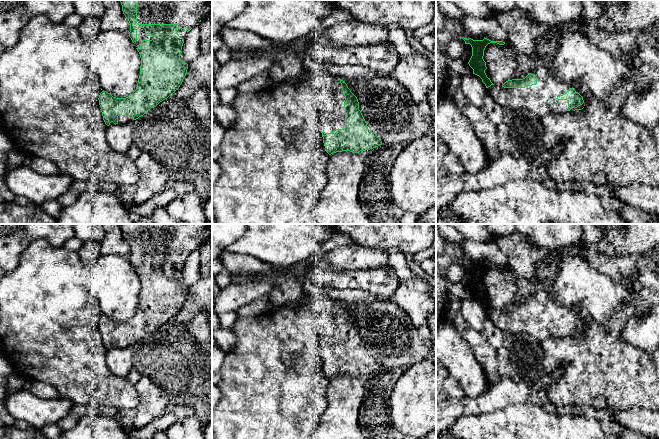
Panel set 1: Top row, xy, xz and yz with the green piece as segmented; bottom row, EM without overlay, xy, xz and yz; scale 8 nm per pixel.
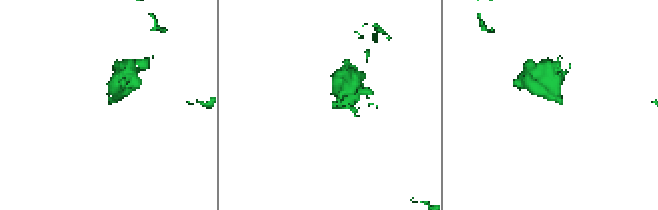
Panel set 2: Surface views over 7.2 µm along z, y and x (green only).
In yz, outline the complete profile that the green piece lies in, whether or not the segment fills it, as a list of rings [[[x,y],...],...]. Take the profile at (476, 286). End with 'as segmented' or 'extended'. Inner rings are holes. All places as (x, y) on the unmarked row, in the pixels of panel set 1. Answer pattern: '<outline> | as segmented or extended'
[[[462,261],[465,268],[472,271],[472,280],[468,286],[473,298],[479,300],[487,316],[500,329],[508,333],[526,332],[535,339],[544,341],[548,338],[568,336],[584,327],[583,321],[573,312],[558,310],[550,303],[541,302],[540,298],[531,298],[523,303],[506,305],[502,310],[494,309],[487,301],[484,274],[490,267],[504,269],[503,265],[473,264]]] | extended

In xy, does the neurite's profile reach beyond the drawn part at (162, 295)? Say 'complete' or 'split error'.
split error

